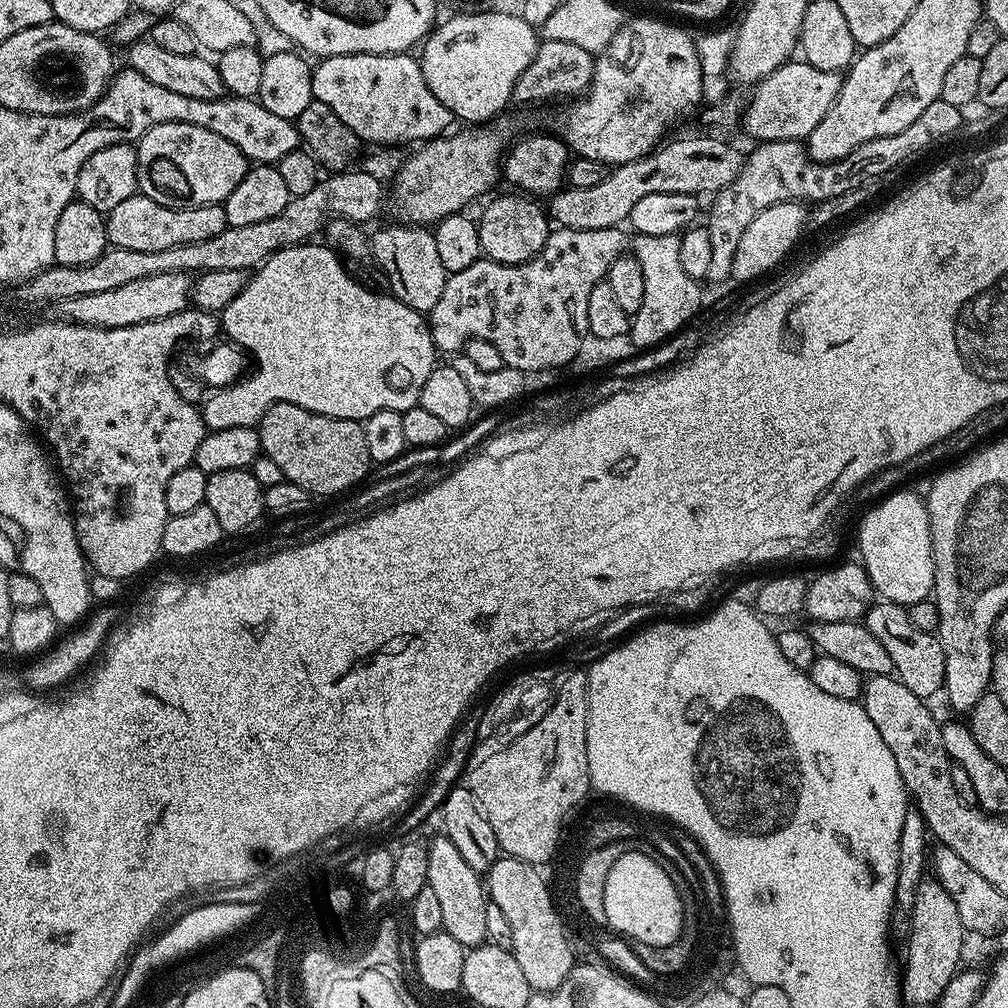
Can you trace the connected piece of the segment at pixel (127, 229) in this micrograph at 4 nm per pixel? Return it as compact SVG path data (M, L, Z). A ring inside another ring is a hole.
M139 194L126 198L126 202L118 202L118 206L114 206L114 210L110 210L106 214L106 223L109 245L113 248L125 248L126 250L170 250L174 246L182 246L190 242L206 242L206 238L214 238L214 234L222 234L222 230L228 227L223 204L171 208L154 202L154 198L146 198Z

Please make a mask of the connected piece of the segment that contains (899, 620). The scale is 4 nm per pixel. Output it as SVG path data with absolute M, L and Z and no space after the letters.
M881 599L869 608L862 623L868 627L870 634L874 634L874 638L878 638L878 642L882 642L886 654L890 654L896 679L906 686L906 690L910 690L910 694L929 698L944 686L944 651L939 639L933 633L931 636L926 629L919 628L908 612L911 611L905 605Z

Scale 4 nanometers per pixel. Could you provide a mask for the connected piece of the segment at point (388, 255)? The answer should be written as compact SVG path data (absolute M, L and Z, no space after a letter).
M392 222L389 228L380 228L376 233L373 231L370 243L375 267L379 271L381 268L385 278L388 279L387 291L415 312L421 314L431 312L442 295L442 286L446 286L450 275L439 258L433 229L418 224Z

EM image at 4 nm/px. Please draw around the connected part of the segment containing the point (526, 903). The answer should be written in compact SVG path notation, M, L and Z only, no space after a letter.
M504 856L497 860L494 867L486 874L486 892L491 903L497 904L502 909L502 914L506 914L506 918L510 922L510 934L512 935L510 951L518 962L526 982L536 992L552 992L564 981L566 974L570 974L570 970L574 966L574 948L572 944L568 945L568 936L564 933L563 926L560 925L560 916L556 913L555 906L552 905L552 896L548 893L543 878L536 872L539 871L524 860Z

